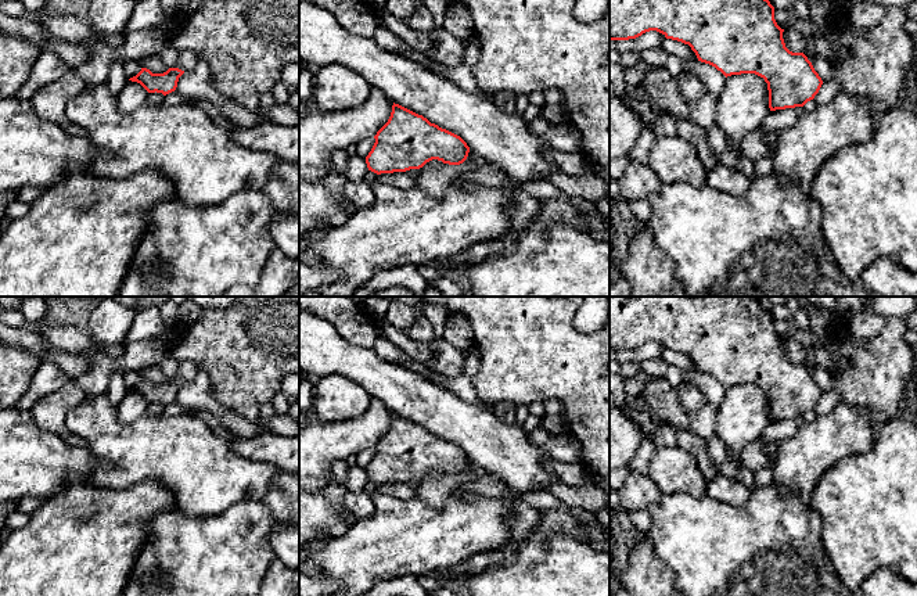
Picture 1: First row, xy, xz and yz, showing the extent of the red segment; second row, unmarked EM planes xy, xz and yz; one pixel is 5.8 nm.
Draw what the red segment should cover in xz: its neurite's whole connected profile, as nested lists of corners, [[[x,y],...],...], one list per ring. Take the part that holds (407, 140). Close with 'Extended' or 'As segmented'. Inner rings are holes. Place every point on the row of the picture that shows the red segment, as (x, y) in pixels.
[[[395,103],[388,122],[377,132],[374,139],[375,143],[366,157],[366,164],[368,170],[377,175],[420,169],[432,159],[460,165],[470,152],[470,147],[460,136]]]. As segmented

